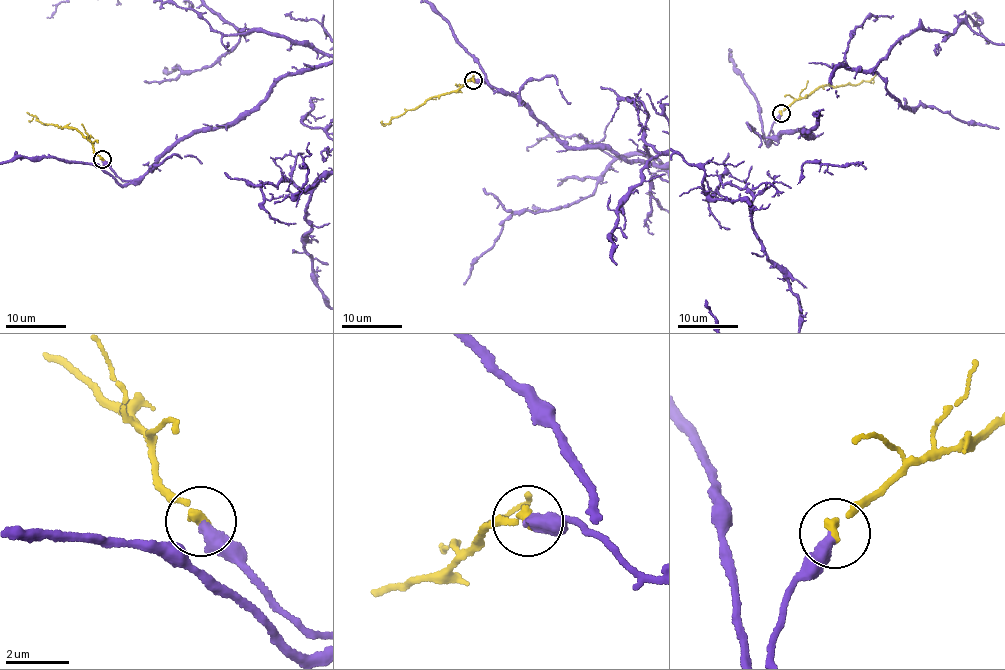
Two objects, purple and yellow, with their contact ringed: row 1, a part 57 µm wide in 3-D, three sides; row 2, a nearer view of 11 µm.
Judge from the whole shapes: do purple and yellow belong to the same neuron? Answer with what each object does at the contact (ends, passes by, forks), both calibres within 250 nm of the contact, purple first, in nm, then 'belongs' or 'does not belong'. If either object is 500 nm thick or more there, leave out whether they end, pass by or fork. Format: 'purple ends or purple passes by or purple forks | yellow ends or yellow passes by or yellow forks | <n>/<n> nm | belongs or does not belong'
purple ends | yellow ends | 380/240 nm | belongs

